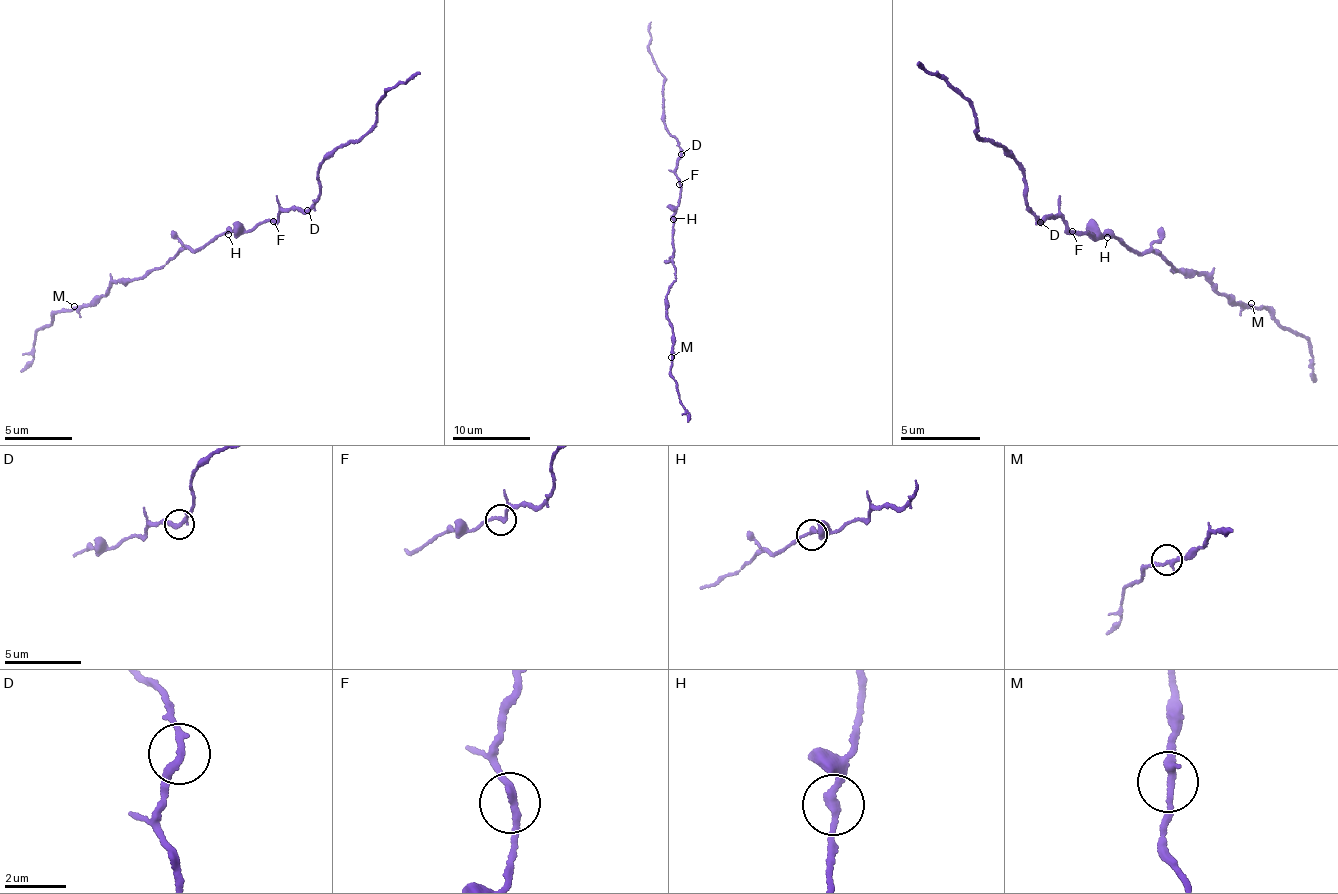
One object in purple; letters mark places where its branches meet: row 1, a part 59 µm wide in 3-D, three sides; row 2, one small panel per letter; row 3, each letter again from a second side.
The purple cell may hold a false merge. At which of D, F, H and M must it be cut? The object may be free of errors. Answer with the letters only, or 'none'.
D

